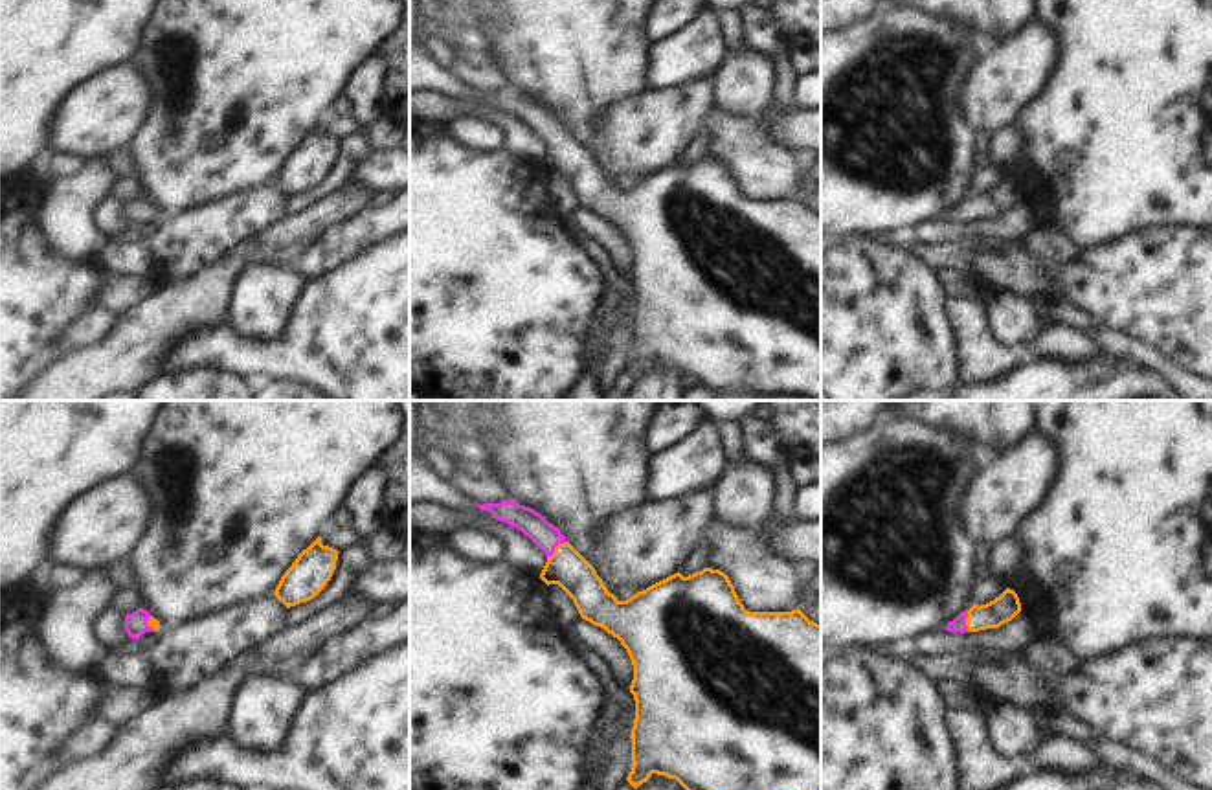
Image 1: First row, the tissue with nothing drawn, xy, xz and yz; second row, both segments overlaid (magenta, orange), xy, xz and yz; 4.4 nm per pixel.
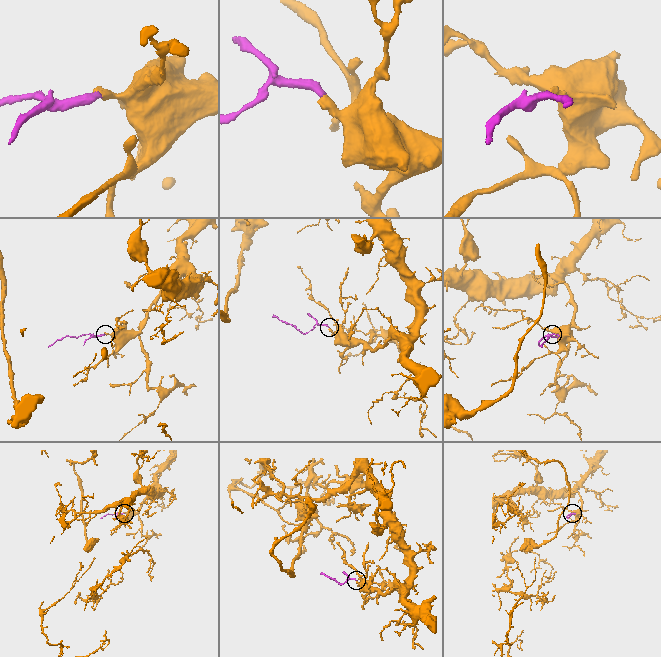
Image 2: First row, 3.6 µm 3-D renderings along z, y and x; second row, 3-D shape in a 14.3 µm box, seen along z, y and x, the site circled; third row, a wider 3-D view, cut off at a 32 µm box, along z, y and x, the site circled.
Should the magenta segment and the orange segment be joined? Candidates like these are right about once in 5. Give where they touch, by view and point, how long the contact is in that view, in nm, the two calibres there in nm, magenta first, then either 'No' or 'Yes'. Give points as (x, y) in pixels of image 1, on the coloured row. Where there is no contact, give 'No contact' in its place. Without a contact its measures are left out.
Touches magenta at xz (555, 546). Shared border 120 nm. Thickness 120 nm (magenta) against 170 nm. Yes

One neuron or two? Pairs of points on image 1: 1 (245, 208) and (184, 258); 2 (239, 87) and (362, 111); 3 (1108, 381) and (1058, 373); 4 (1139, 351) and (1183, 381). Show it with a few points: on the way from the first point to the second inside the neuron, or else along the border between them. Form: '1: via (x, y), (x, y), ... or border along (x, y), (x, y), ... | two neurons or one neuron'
1: via (230, 221), (213, 228), (199, 243) | one neuron
2: border along (368, 56), (351, 72), (342, 92) | two neurons
3: via (1095, 381), (1071, 381) | one neuron
4: via (1150, 359), (1172, 372) | one neuron

